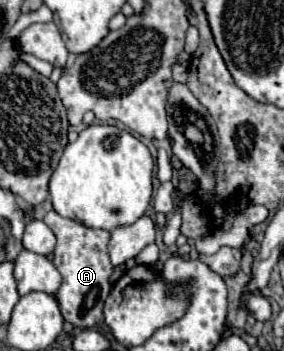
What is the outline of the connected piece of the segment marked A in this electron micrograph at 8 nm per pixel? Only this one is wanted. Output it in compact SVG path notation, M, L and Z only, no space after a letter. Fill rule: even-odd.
M48 212L44 216L44 224L56 234L56 250L54 250L54 266L62 274L62 286L56 292L56 300L60 304L62 316L66 322L78 328L92 328L102 322L102 304L110 294L110 272L112 264L108 258L108 238L110 232L88 228L70 218L62 218L56 212Z

